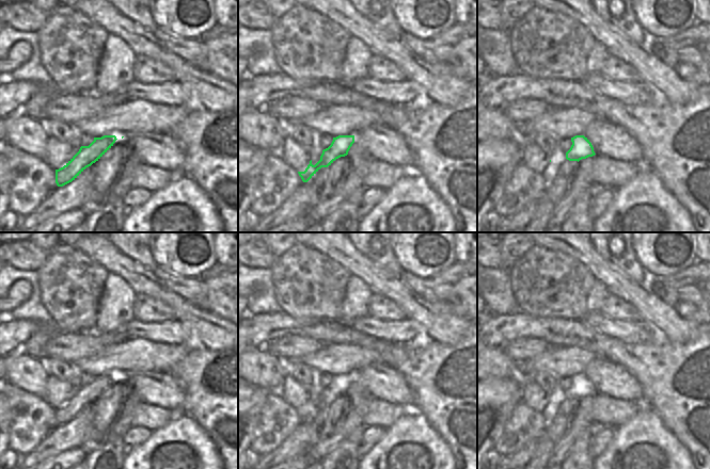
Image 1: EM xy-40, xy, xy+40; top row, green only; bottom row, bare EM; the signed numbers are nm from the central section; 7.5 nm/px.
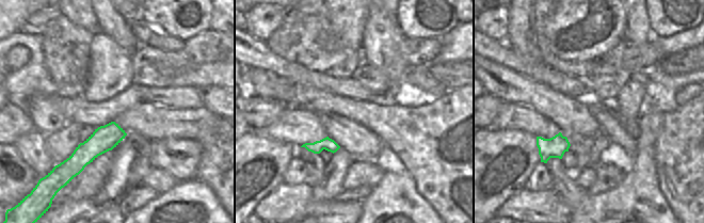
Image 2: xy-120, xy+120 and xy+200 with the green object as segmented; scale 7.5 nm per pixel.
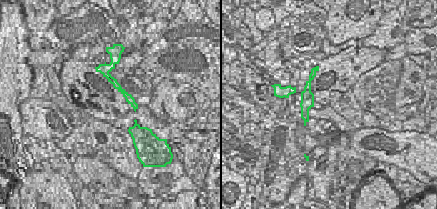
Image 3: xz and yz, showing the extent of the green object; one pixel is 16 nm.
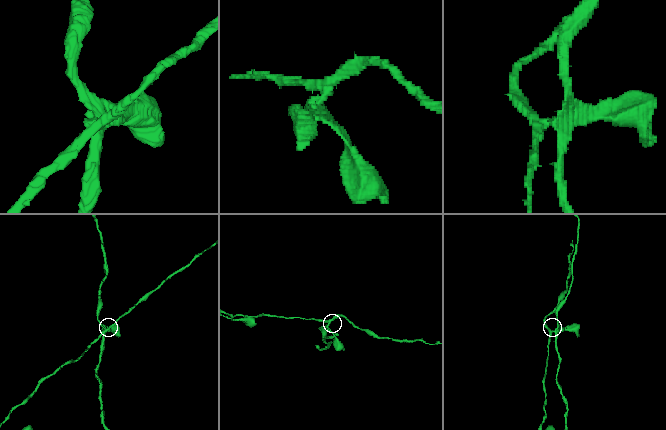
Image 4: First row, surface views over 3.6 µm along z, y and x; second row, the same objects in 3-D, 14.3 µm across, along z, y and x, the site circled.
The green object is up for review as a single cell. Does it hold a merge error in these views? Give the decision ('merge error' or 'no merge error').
merge error

